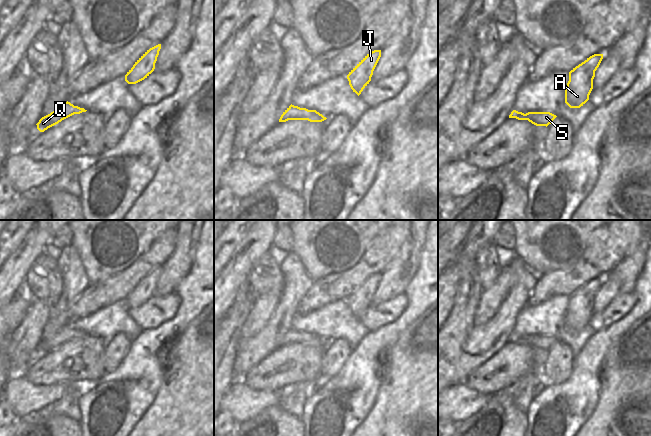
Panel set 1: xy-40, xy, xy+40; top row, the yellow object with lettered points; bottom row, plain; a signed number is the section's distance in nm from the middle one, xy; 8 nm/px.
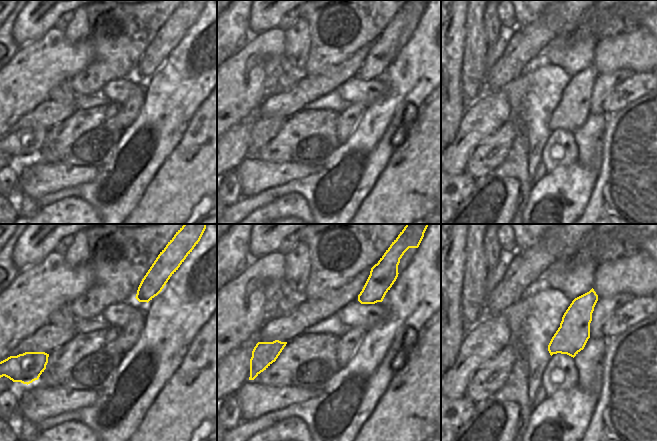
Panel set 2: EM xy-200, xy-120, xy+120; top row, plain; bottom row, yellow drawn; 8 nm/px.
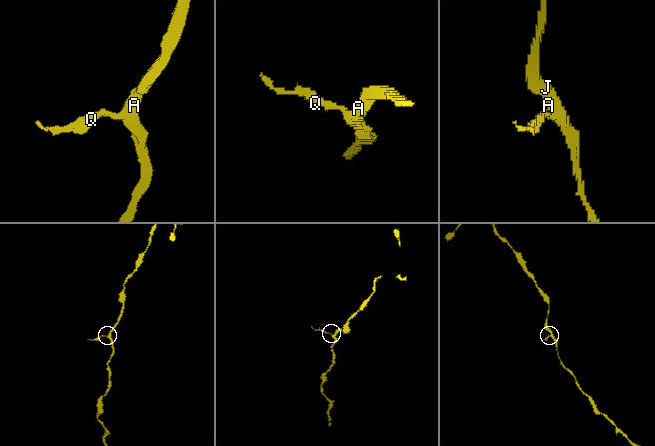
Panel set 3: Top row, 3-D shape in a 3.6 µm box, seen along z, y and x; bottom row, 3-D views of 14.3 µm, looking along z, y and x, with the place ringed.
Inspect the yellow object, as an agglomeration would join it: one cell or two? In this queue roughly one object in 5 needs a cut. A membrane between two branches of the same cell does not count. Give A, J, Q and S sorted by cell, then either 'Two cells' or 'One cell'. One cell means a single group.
Groups: A J Q S. One cell

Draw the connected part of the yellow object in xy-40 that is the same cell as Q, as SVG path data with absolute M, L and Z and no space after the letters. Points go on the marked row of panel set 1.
M64 102L61 104L56 110L51 112L50 114L42 117L39 122L36 124L37 129L40 132L44 132L48 128L58 124L62 120L74 115L80 114L82 112L86 112L84 108L80 108L78 106L74 106L70 102Z

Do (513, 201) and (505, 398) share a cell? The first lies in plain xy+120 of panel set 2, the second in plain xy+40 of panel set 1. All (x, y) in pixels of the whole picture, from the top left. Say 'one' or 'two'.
one

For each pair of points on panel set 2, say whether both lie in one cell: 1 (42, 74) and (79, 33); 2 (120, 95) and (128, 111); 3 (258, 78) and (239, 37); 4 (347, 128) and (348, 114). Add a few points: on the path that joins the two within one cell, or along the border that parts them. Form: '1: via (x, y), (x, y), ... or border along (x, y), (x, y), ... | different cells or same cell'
1: border along (65, 30), (73, 42), (89, 37) | different cells
2: border along (144, 93), (135, 93), (122, 104) | different cells
3: border along (253, 35), (227, 60) | different cells
4: via (347, 125), (348, 117) | same cell

